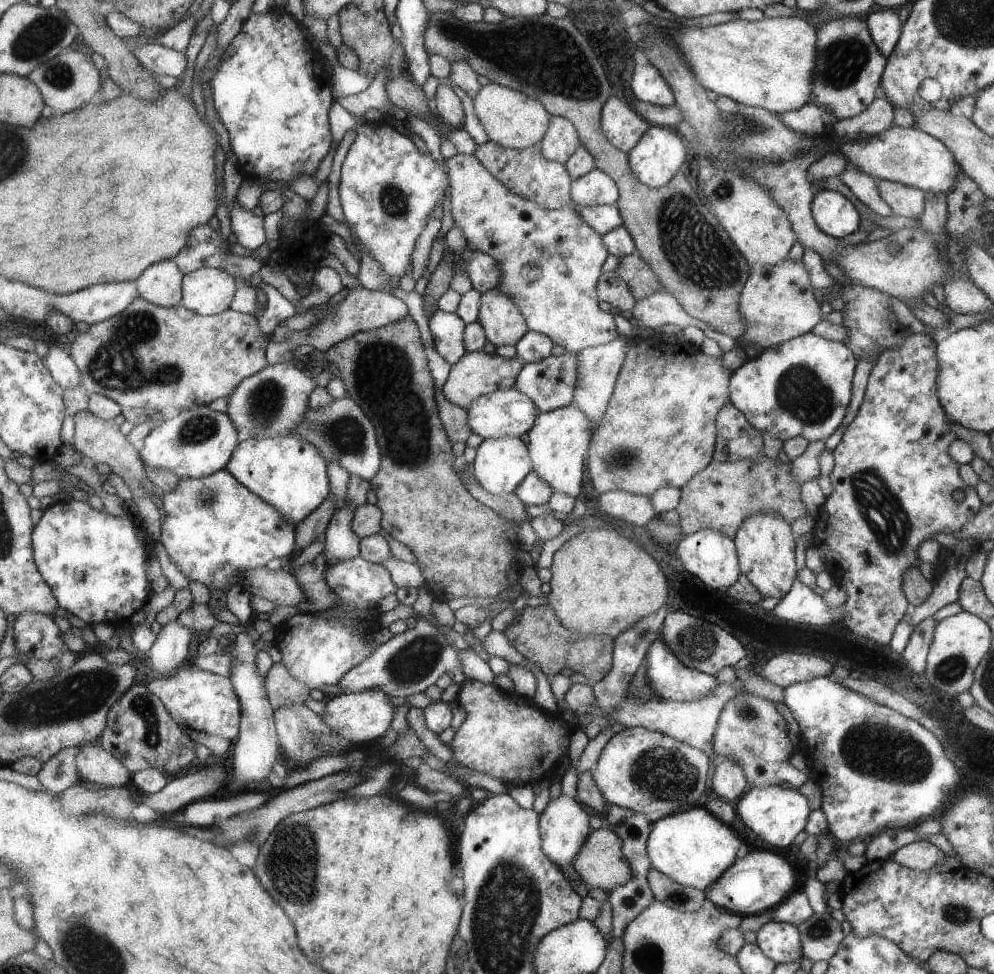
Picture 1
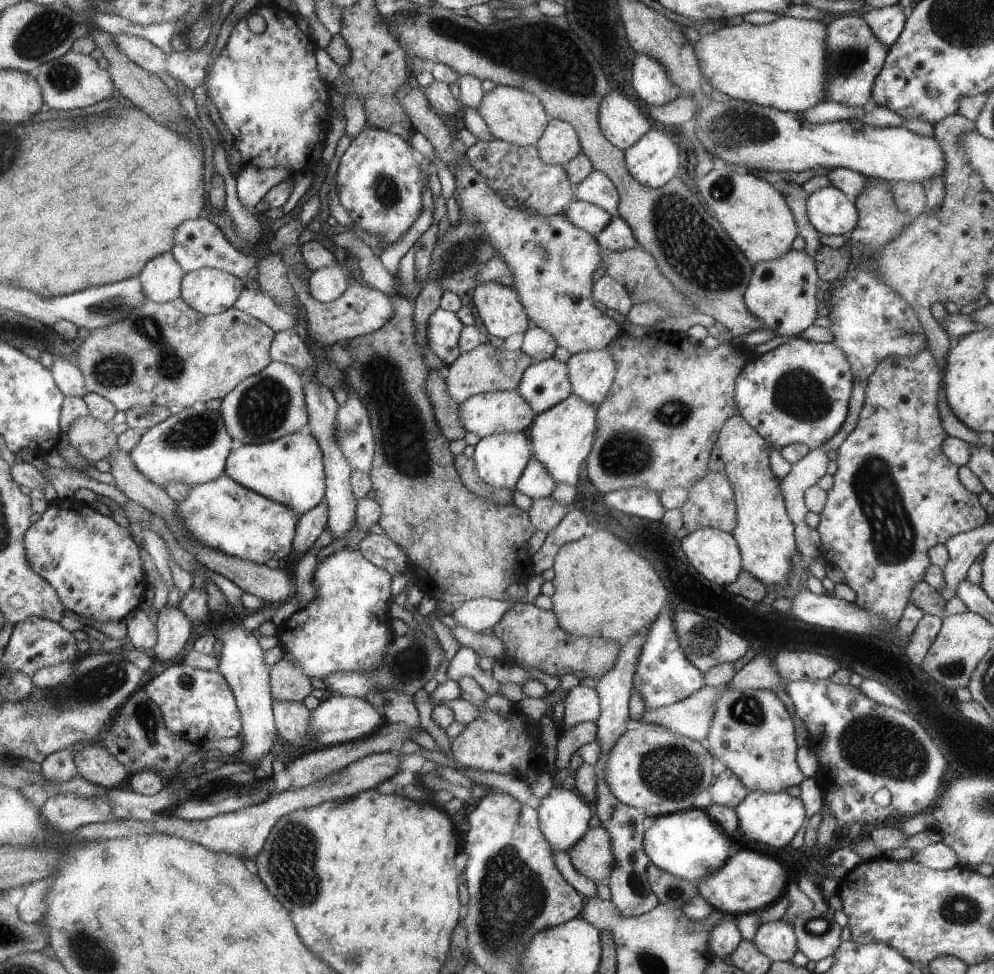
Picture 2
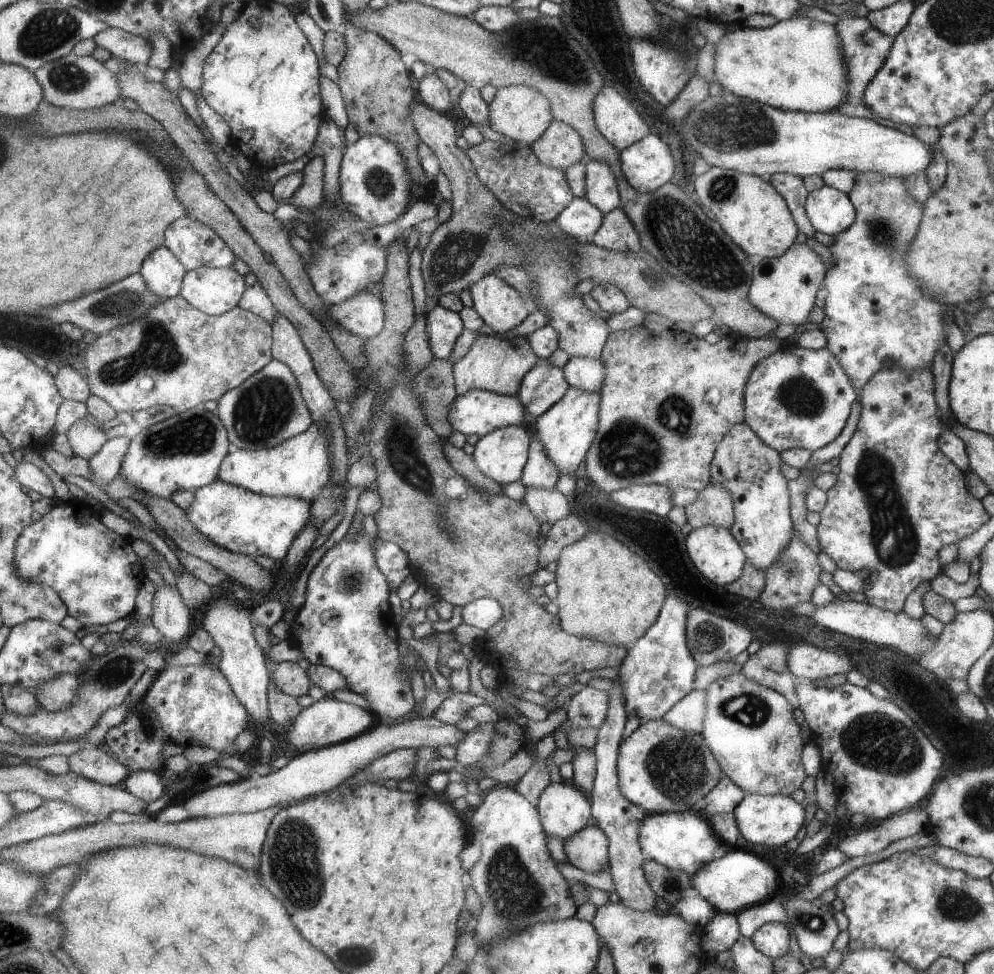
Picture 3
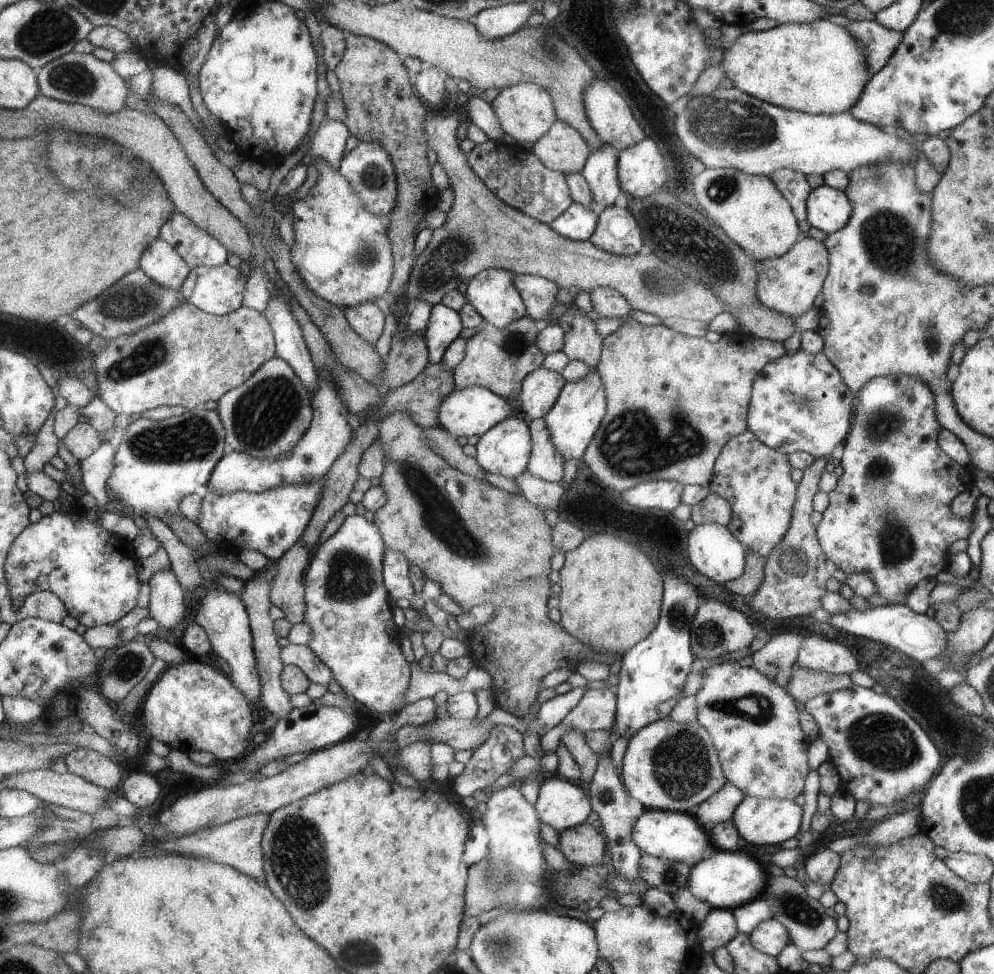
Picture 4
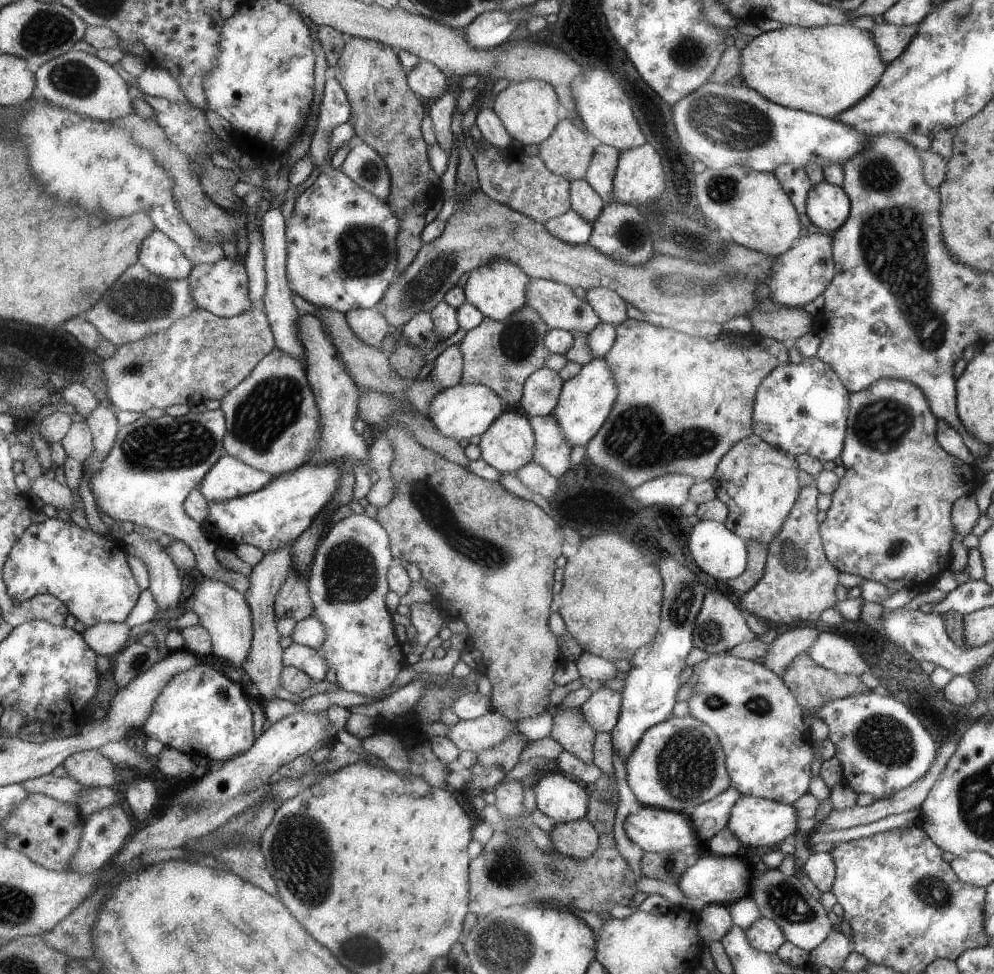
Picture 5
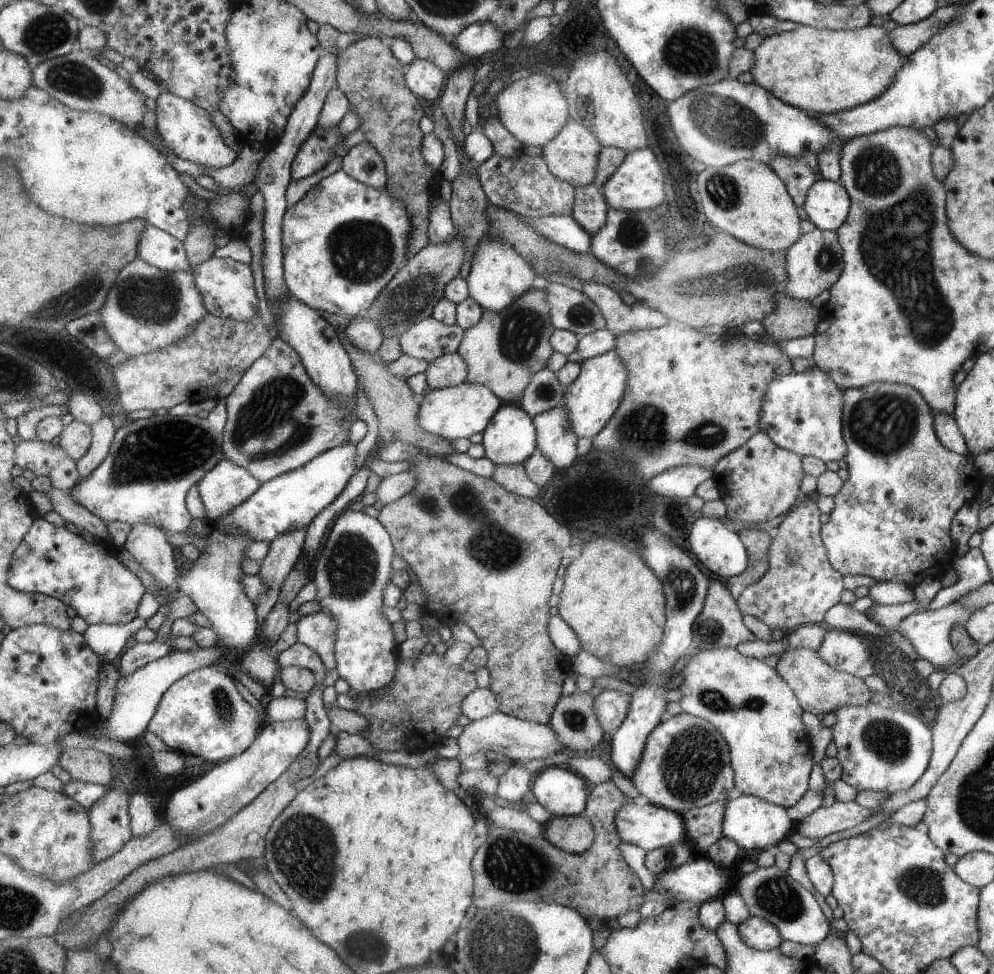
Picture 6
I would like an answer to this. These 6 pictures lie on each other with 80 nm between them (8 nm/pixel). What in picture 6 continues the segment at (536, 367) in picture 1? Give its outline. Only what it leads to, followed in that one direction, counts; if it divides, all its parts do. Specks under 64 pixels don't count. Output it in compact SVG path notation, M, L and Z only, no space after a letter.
M543 367L533 375L519 404L534 417L550 408L561 407L564 403L564 393L557 375Z

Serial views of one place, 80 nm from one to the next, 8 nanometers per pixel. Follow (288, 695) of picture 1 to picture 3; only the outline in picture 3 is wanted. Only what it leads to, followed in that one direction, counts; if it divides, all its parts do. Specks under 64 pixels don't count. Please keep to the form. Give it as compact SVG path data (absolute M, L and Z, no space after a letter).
M285 661L277 664L273 674L274 684L279 686L283 692L295 698L307 694L311 684L313 684L309 673L296 662Z

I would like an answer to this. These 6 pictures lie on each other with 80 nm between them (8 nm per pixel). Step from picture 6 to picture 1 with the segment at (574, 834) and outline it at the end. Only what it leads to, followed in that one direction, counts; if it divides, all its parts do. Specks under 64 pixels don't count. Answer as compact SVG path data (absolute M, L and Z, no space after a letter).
M593 829L572 860L577 878L591 888L599 887L607 892L613 885L626 881L630 872L620 848L621 840L611 829Z

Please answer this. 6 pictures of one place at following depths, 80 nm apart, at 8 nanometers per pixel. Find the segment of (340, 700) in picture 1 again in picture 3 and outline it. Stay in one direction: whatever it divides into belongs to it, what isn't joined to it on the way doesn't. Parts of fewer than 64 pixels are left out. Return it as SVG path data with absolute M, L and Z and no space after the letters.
M332 698L319 699L310 707L305 707L296 719L293 719L285 732L286 741L297 748L306 748L308 751L328 747L341 741L346 741L365 731L371 730L375 718L371 710L364 710L356 705L347 704Z

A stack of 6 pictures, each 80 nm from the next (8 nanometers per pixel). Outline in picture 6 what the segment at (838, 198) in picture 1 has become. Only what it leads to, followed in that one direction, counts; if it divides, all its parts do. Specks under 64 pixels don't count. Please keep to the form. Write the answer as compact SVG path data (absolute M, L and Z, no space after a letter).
M823 178L808 188L803 204L807 219L824 231L836 231L847 218L850 206L851 198L844 185Z

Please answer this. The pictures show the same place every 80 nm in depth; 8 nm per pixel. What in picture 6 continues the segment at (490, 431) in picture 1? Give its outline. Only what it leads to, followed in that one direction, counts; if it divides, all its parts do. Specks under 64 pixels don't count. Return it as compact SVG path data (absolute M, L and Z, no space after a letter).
M467 382L459 386L432 389L425 392L418 412L418 423L427 432L446 439L471 438L475 432L484 432L504 403L492 388L479 383Z

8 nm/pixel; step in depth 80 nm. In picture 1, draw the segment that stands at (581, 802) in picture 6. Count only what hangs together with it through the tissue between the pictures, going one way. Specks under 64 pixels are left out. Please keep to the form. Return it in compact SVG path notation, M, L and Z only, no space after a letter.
M561 793L559 796L548 800L543 810L541 810L539 814L539 827L544 855L565 874L565 878L569 880L573 890L581 898L587 896L587 888L583 884L579 885L576 882L576 878L569 877L568 872L573 869L572 860L579 854L584 840L590 834L589 814L583 810L581 803L577 802L574 797L567 797Z

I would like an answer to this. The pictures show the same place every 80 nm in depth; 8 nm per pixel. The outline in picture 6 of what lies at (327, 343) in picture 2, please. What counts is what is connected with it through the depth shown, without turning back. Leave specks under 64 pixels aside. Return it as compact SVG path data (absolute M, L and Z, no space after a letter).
M361 315L352 318L352 323L346 328L345 334L357 348L374 355L385 340L379 323Z

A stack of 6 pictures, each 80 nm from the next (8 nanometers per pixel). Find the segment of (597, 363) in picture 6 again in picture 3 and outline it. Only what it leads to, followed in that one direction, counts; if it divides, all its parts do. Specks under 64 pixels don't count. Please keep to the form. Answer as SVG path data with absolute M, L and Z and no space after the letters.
M567 387L564 395L543 415L536 418L536 433L543 445L545 454L554 462L559 472L575 476L575 466L583 460L585 452L592 444L599 426L600 393Z

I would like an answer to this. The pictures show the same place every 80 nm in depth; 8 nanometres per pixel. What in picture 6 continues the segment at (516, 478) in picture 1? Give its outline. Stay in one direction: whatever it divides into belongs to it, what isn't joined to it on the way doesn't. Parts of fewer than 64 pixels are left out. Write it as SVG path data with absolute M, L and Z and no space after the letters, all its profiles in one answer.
M504 403L484 430L481 443L485 447L485 456L494 465L524 463L538 450L536 424L533 417L520 404Z

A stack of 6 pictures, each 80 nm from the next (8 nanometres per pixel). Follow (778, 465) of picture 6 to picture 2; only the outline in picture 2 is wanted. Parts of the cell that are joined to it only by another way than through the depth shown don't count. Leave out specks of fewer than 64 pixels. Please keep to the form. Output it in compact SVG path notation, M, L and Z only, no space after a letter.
M737 413L720 428L719 438L708 458L708 470L724 473L733 488L736 526L731 533L740 549L743 570L764 582L766 588L772 584L786 586L789 559L795 552L795 526L785 514L778 478L773 478L769 470L769 449L760 433Z

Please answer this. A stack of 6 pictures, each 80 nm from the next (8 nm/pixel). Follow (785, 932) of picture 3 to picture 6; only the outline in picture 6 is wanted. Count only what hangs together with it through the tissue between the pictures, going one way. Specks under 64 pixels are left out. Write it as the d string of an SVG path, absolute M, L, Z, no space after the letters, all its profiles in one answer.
M751 915L737 925L737 930L741 942L758 951L768 951L779 947L782 941L775 925Z

